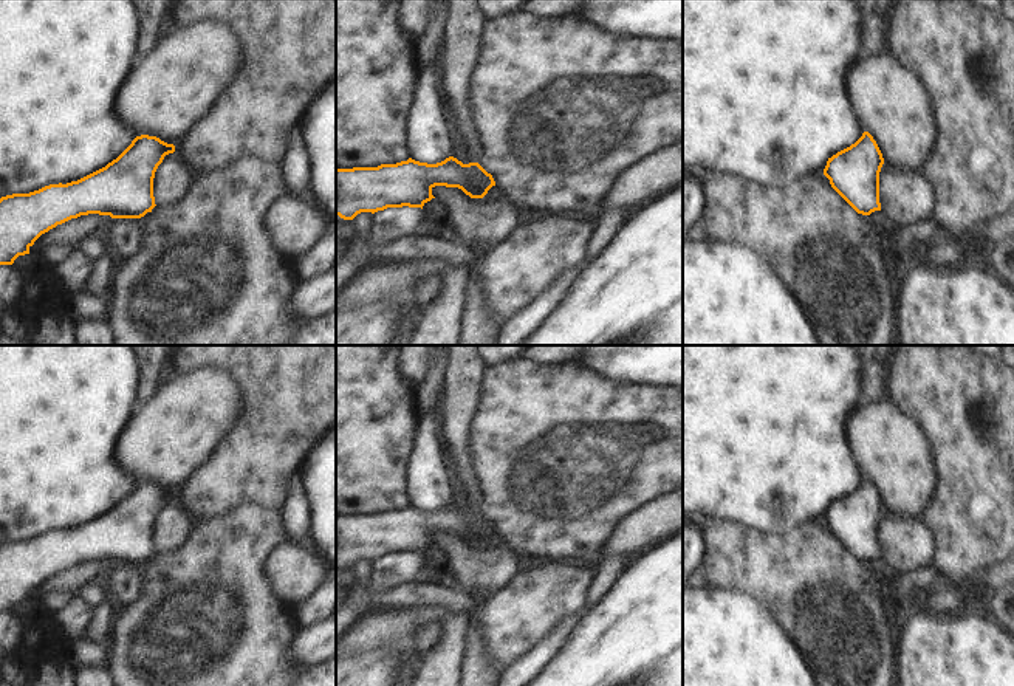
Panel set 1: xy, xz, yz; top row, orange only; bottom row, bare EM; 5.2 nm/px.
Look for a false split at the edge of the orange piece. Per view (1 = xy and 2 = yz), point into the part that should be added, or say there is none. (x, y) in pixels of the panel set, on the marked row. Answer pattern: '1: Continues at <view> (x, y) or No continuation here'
1: No continuation here
2: No continuation here.

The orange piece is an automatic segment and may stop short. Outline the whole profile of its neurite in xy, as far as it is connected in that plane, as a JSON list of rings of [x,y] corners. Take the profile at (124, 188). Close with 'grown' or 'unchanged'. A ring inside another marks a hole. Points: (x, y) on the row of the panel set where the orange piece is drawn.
[[[141,135],[116,159],[77,181],[2,197],[0,265],[29,254],[42,234],[71,218],[88,214],[141,218],[152,212],[155,172],[173,152],[173,144]]] | unchanged

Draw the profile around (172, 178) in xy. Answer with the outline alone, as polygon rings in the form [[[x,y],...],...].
[[[176,152],[166,155],[153,178],[155,204],[167,206],[180,201],[186,195],[194,178],[194,172],[186,167]]]

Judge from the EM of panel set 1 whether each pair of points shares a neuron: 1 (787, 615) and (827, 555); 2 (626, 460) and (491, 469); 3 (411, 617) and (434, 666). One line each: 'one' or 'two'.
1: one
2: one
3: two

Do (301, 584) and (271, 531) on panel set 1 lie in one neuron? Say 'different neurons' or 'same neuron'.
different neurons

